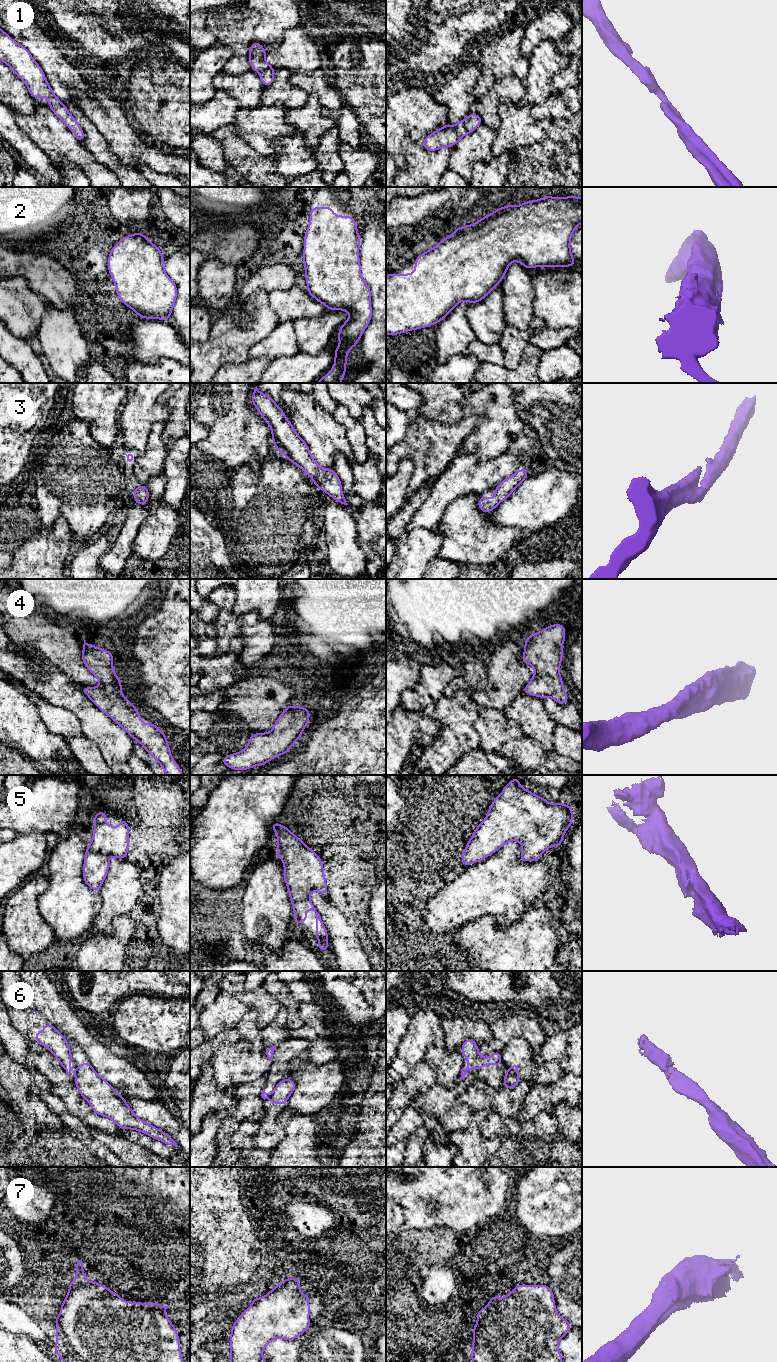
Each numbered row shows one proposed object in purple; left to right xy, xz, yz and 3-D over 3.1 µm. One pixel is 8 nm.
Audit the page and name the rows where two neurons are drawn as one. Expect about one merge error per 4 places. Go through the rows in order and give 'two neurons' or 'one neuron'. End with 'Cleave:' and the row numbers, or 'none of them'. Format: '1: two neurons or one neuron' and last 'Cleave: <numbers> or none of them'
1: one neuron
2: one neuron
3: one neuron
4: one neuron
5: one neuron
6: two neurons
7: one neuron
Cleave: 6

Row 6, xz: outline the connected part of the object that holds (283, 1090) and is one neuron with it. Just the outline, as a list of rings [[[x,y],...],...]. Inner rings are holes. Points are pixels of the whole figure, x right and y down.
[[[290,1078],[281,1080],[269,1097],[269,1101],[274,1104],[285,1104],[292,1092],[295,1090],[296,1084]]]

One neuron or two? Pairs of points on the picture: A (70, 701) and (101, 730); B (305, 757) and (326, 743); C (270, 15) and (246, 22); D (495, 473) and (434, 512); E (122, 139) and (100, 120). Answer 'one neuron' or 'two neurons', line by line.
A: one neuron
B: two neurons
C: two neurons
D: one neuron
E: one neuron

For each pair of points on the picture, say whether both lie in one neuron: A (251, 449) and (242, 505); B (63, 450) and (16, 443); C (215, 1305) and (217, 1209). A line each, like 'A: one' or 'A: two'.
A: two
B: two
C: two

